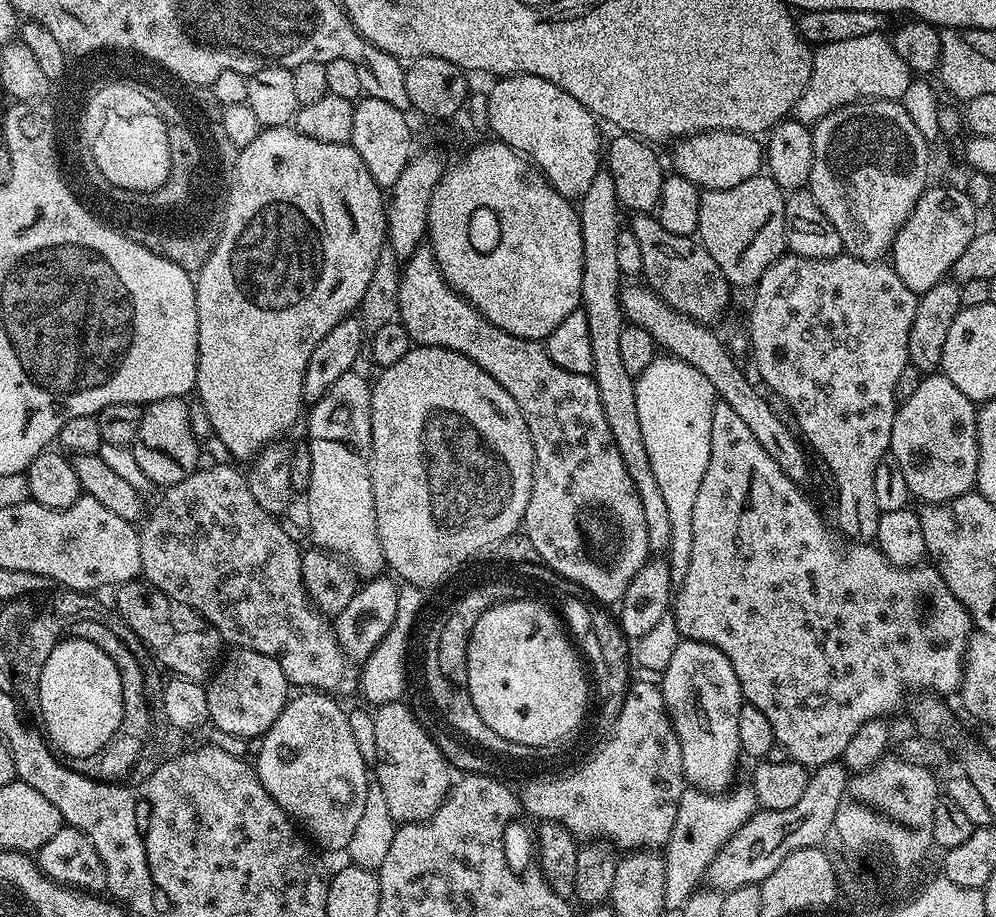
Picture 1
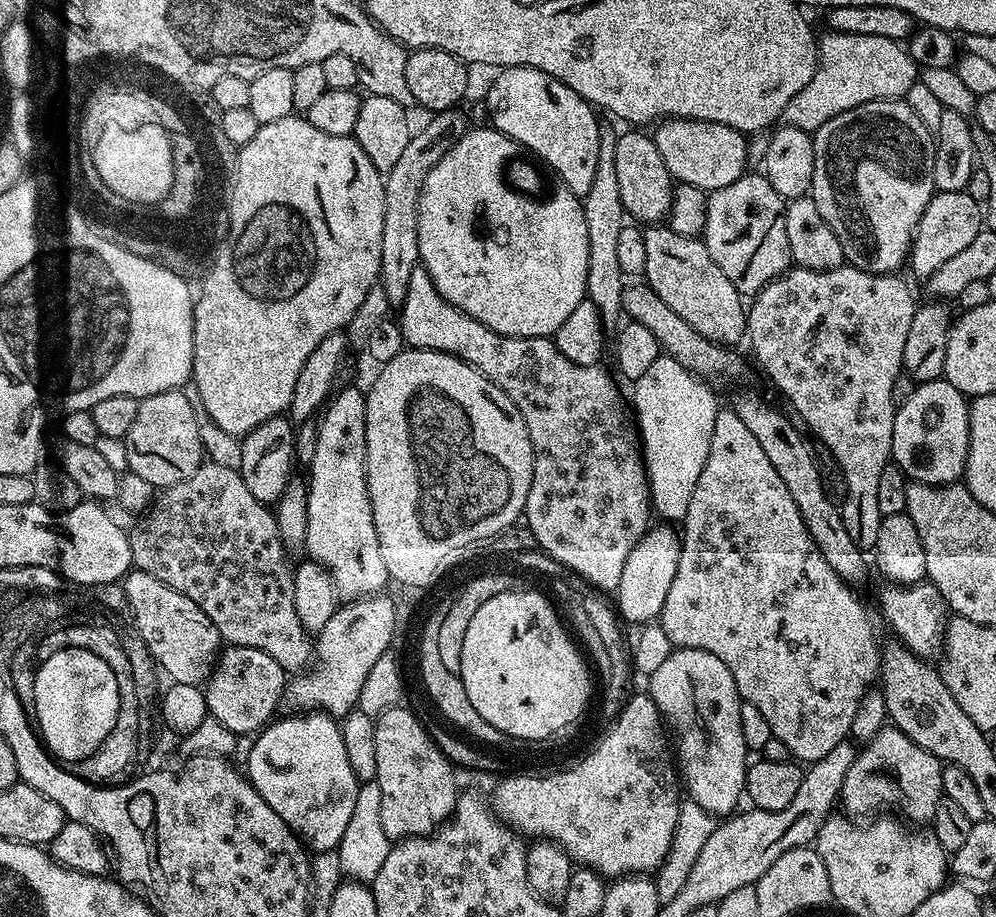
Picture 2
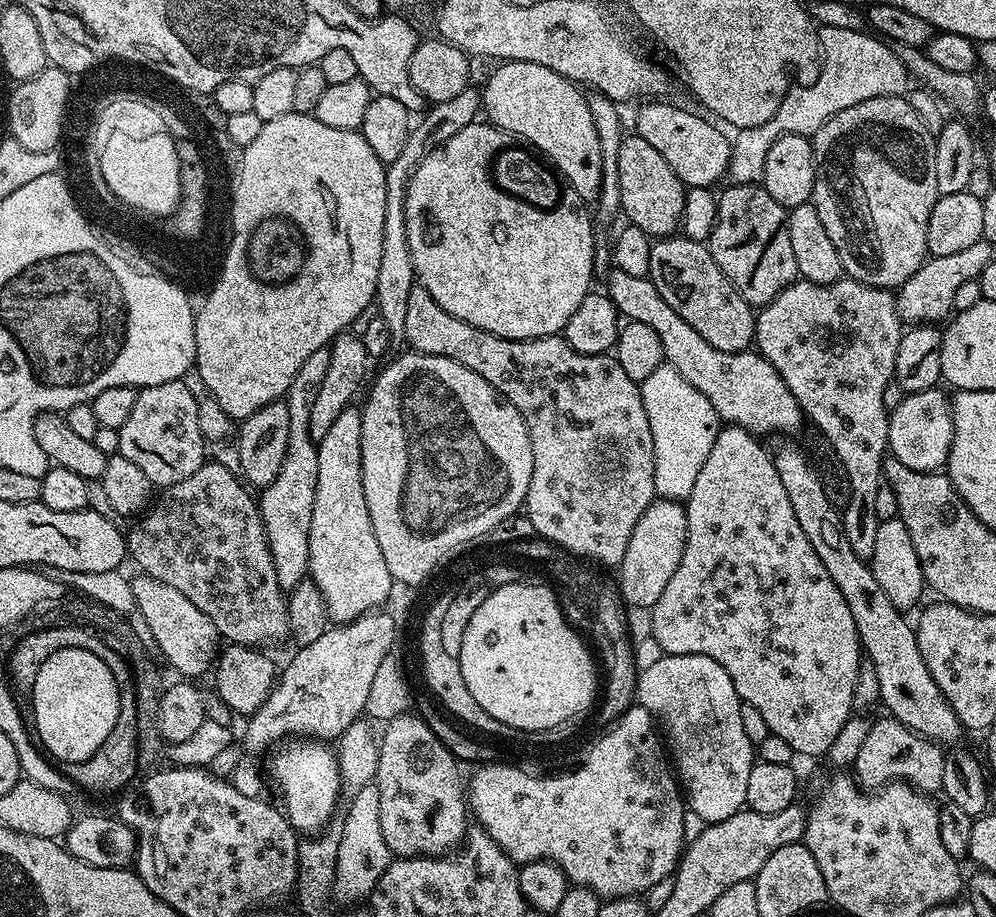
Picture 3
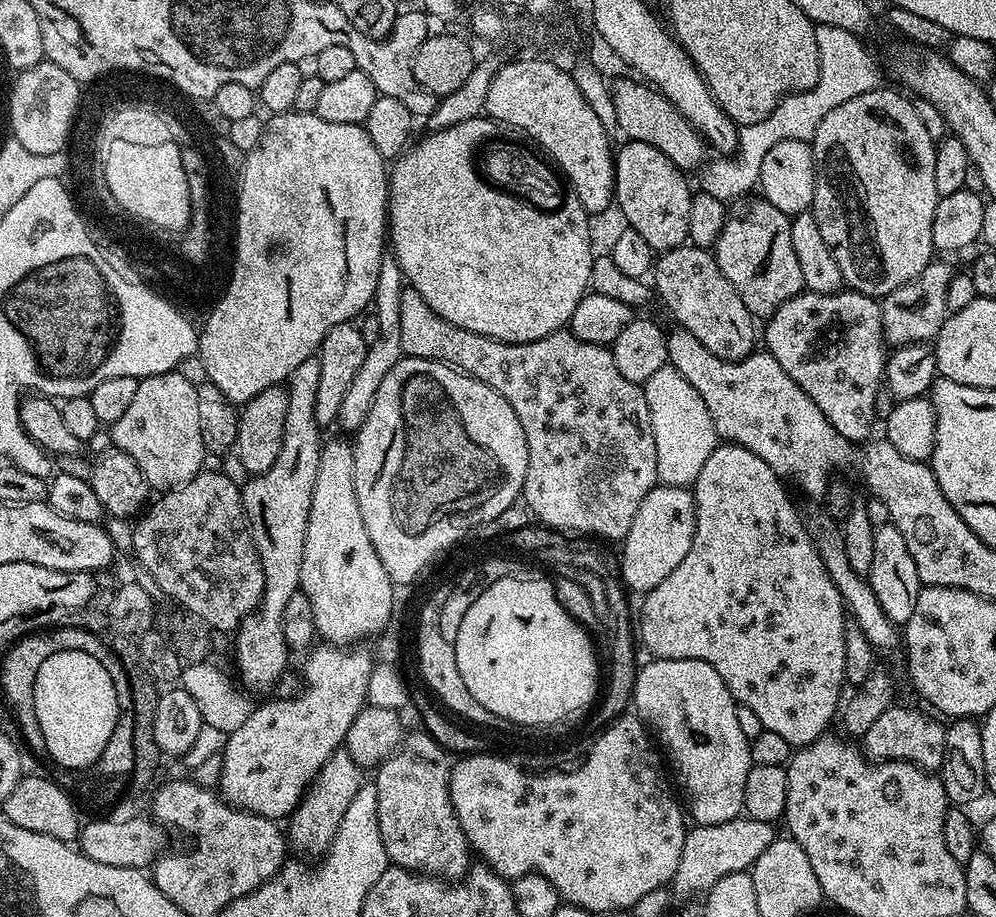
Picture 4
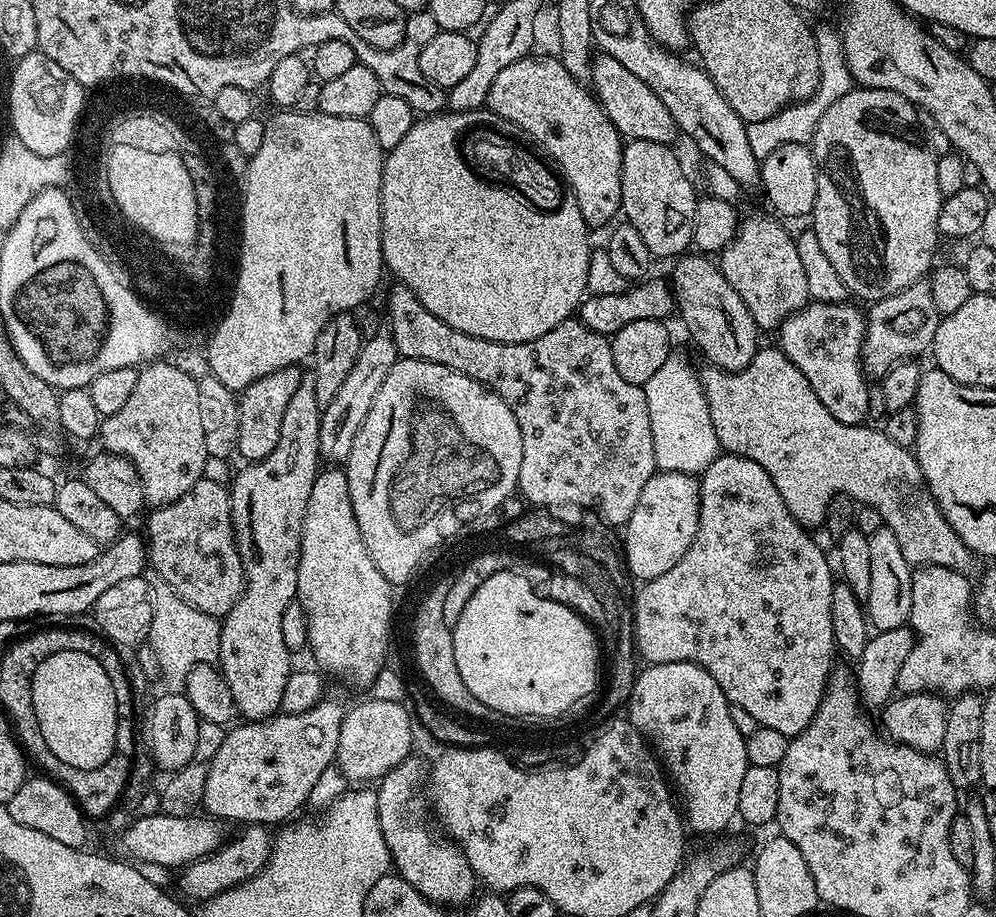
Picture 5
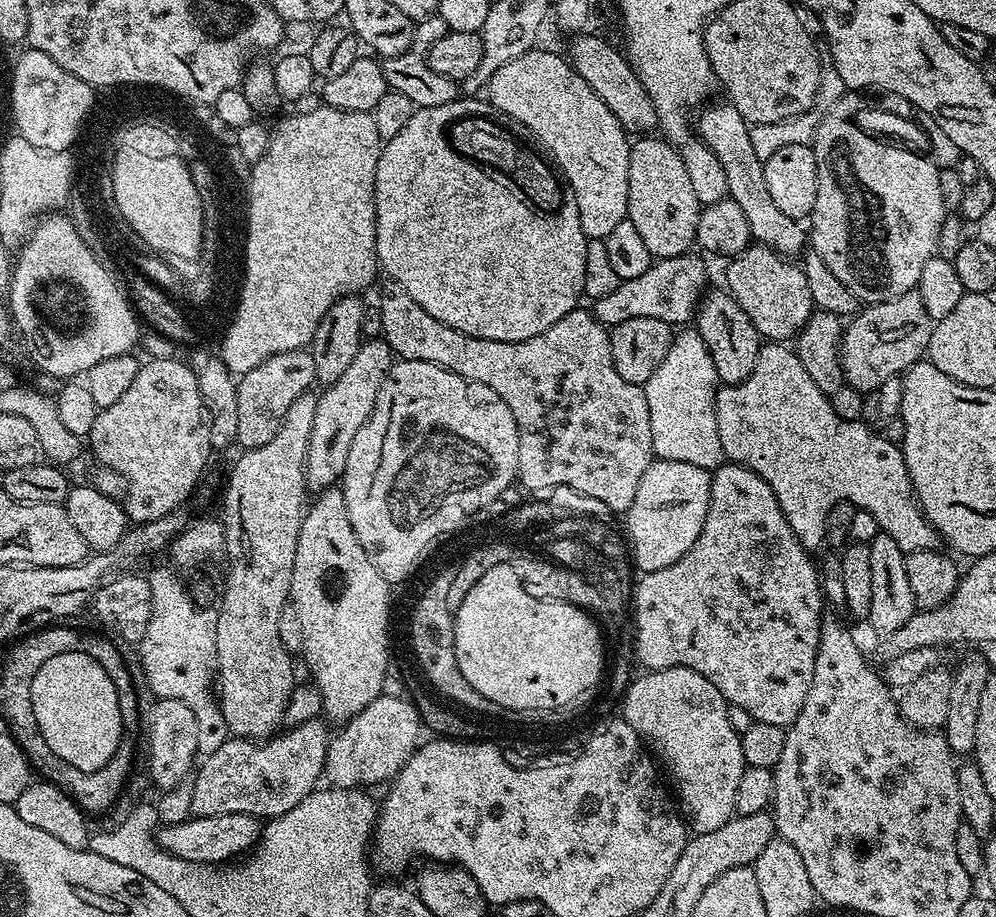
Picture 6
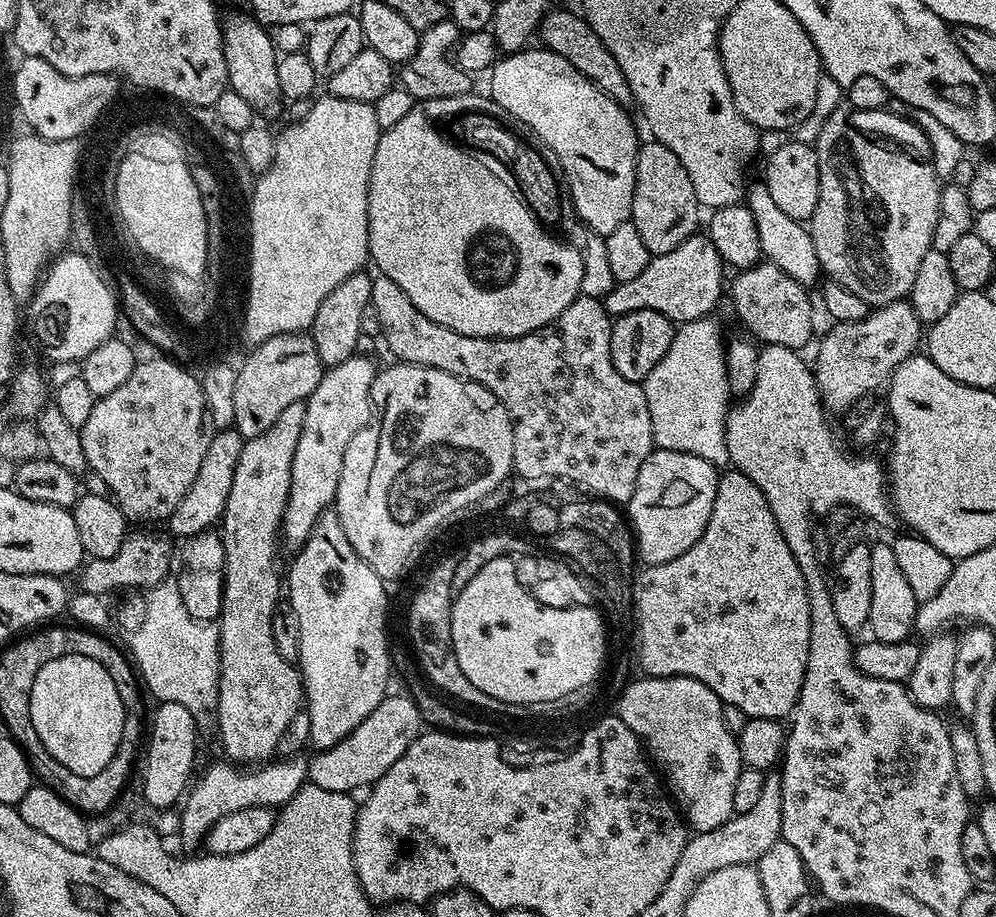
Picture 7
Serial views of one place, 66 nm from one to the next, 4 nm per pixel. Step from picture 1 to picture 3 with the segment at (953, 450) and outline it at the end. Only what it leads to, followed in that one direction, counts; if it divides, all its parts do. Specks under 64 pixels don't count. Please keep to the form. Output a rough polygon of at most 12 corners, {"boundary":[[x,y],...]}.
{"boundary":[[939,387],[909,392],[888,418],[888,452],[939,472],[954,434]]}

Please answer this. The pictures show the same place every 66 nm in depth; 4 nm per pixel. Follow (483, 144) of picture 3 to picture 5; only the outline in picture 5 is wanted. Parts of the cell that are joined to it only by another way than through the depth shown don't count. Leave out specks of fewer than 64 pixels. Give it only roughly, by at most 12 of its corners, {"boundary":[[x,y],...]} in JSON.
{"boundary":[[487,107],[387,149],[387,271],[521,344],[585,299],[590,229],[466,162]]}

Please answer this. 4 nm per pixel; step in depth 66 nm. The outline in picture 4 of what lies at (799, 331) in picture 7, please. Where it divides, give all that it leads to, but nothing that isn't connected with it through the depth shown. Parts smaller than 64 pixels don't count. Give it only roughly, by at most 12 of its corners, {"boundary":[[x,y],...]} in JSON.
{"boundary":[[728,208],[716,264],[754,318],[805,291],[790,217]]}

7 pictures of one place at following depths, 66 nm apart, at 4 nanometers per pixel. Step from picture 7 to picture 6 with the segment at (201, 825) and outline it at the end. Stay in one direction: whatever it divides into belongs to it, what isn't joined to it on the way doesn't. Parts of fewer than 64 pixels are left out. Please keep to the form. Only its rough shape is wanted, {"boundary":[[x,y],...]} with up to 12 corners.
{"boundary":[[304,720],[224,741],[191,815],[275,818],[317,791],[330,731]]}

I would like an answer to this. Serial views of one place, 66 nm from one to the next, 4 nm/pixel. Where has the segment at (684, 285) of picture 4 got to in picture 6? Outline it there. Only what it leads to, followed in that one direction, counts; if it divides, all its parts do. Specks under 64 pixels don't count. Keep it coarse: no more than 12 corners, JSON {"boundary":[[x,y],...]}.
{"boundary":[[709,291],[694,331],[721,385],[754,374],[762,338],[731,292]]}

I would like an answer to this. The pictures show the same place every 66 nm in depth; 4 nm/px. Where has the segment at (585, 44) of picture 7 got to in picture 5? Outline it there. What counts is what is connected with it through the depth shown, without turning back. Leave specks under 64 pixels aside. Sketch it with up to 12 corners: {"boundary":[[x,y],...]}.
{"boundary":[[597,55],[590,84],[625,141],[671,145],[676,119],[618,58]]}

